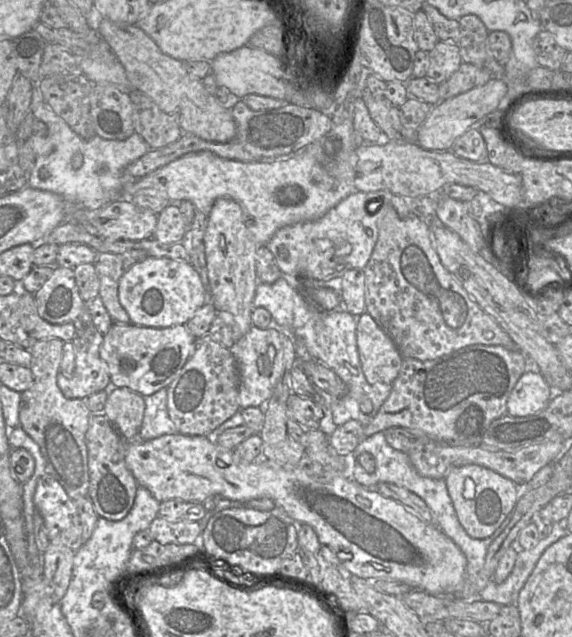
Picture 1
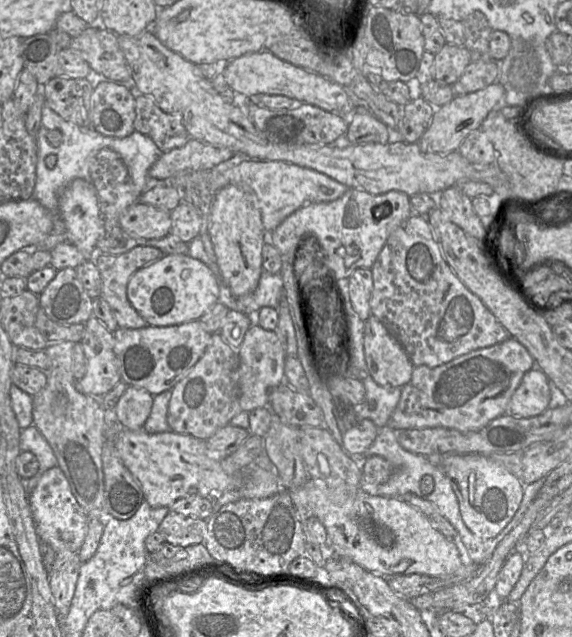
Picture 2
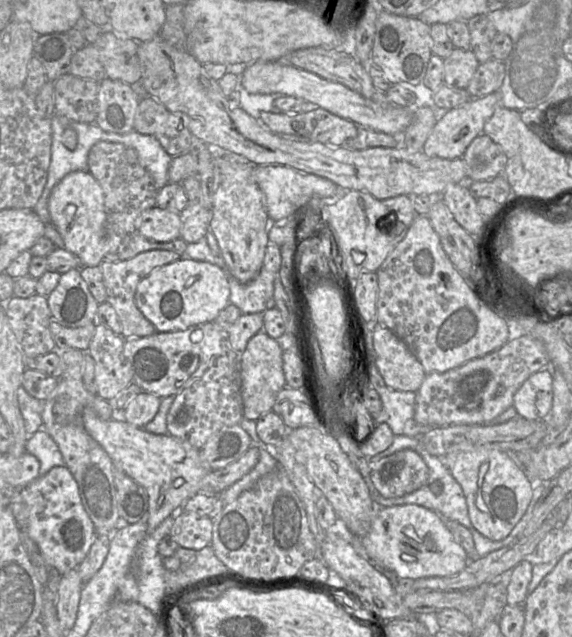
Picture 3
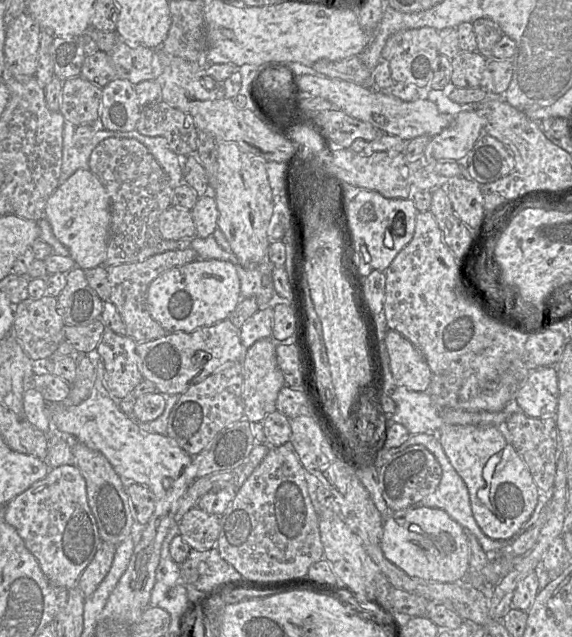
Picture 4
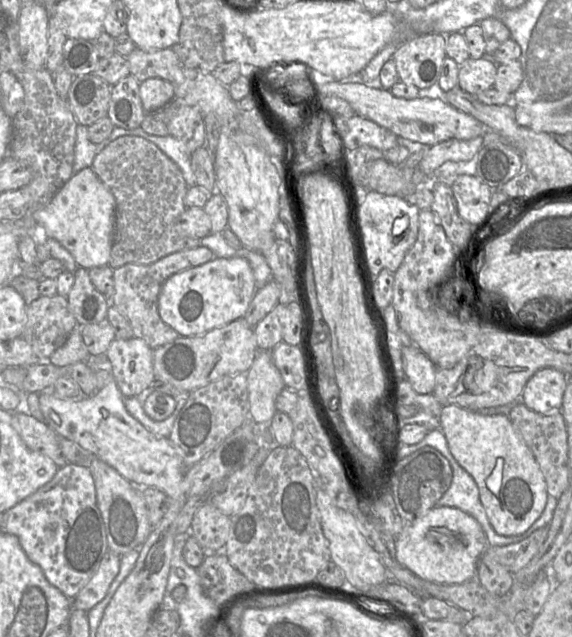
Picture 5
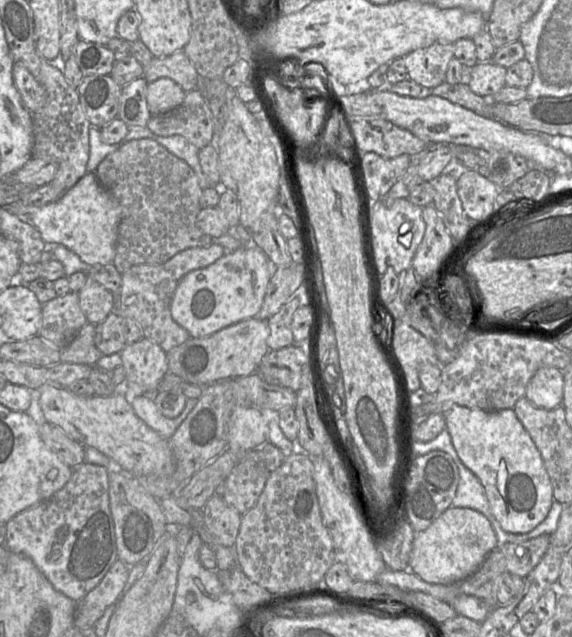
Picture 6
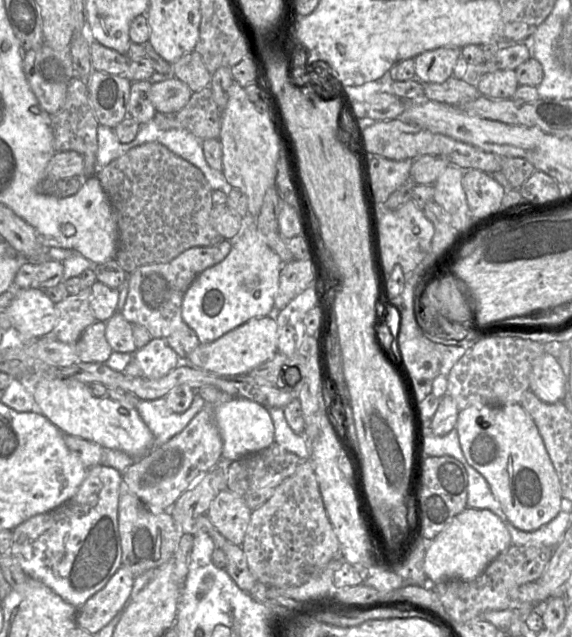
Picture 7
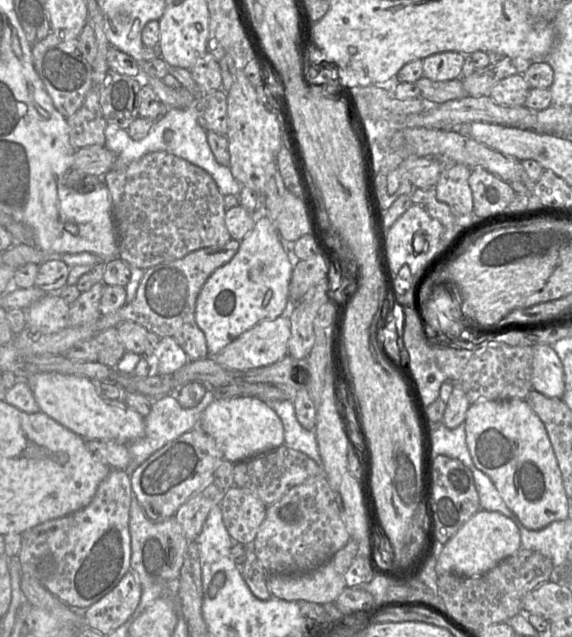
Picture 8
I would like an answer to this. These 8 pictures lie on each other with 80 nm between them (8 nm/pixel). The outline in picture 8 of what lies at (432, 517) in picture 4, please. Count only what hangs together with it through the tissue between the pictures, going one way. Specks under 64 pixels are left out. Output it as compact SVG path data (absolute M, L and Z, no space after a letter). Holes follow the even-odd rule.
M479 510L442 547L436 562L437 575L481 576L521 549L521 536L515 522L499 512Z

